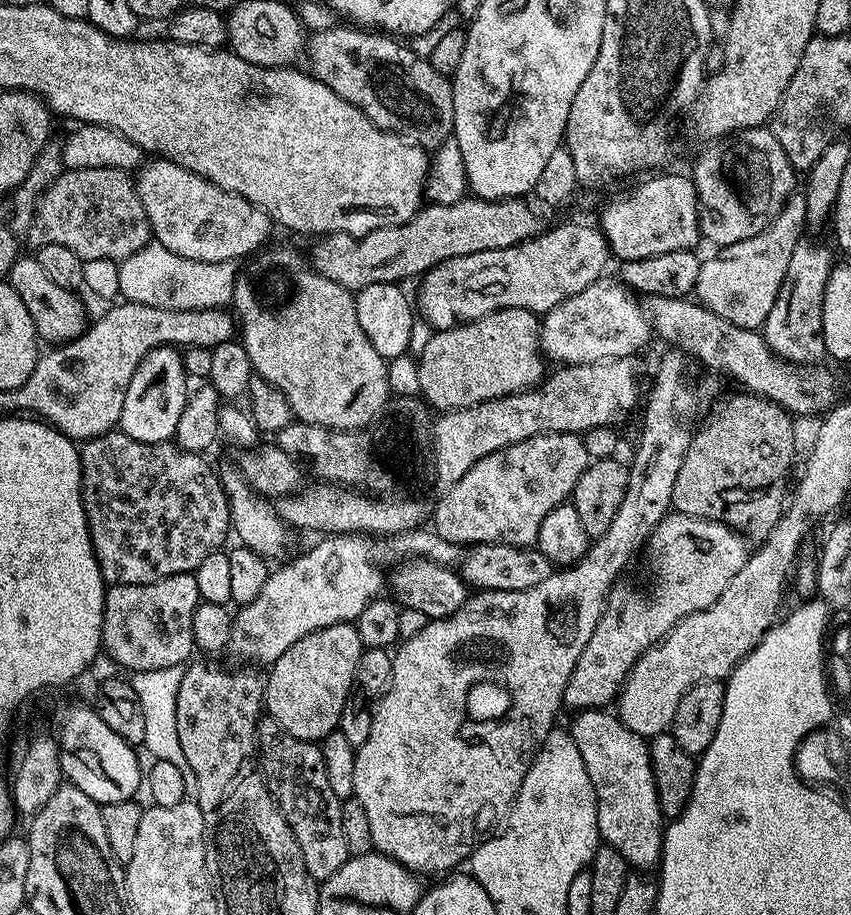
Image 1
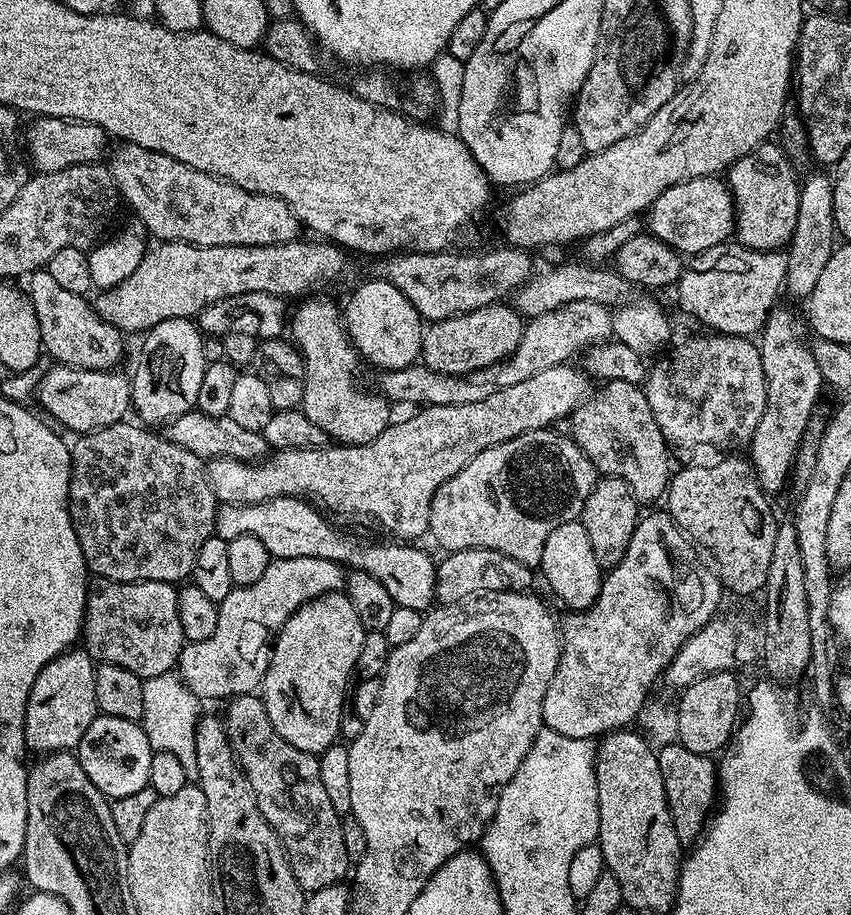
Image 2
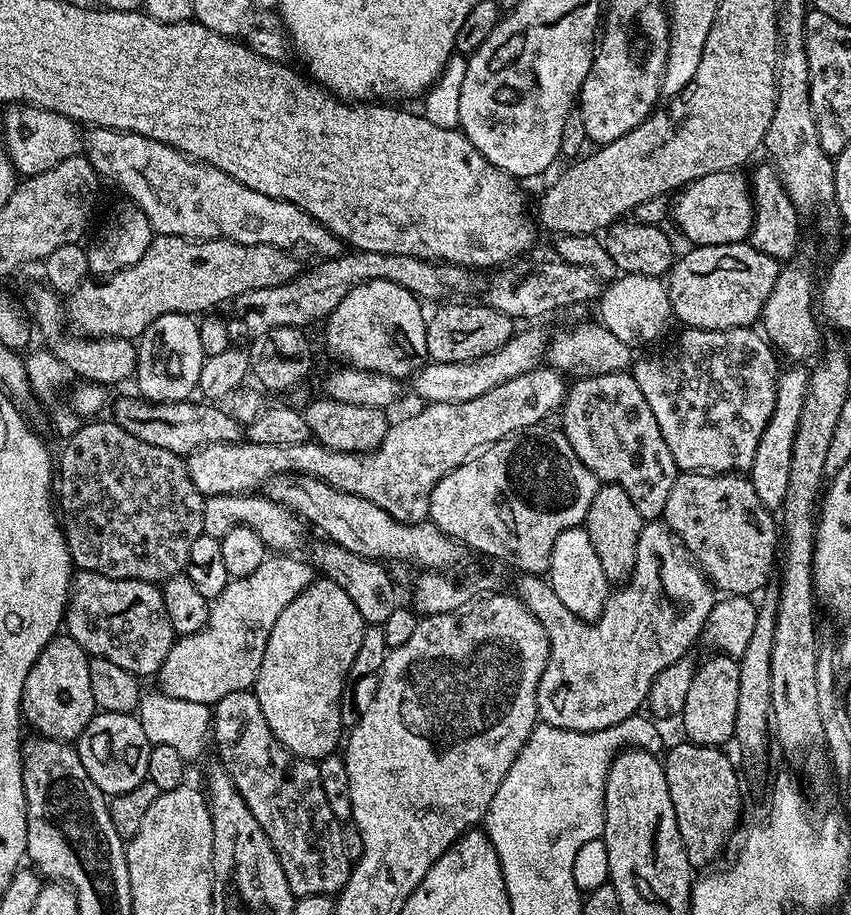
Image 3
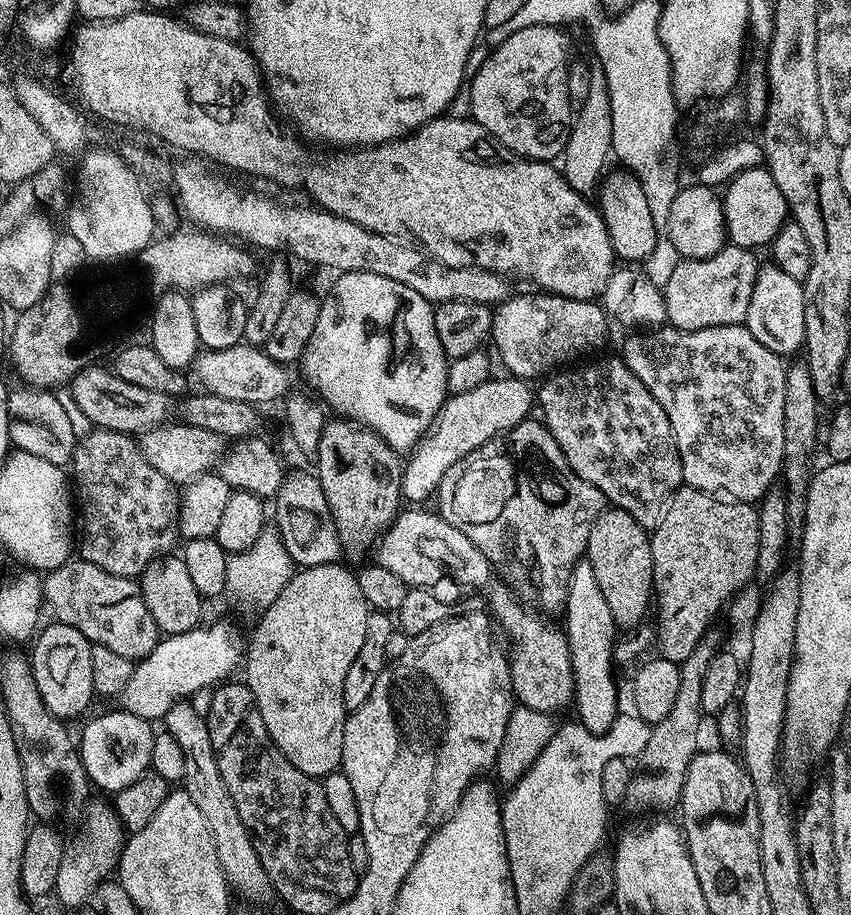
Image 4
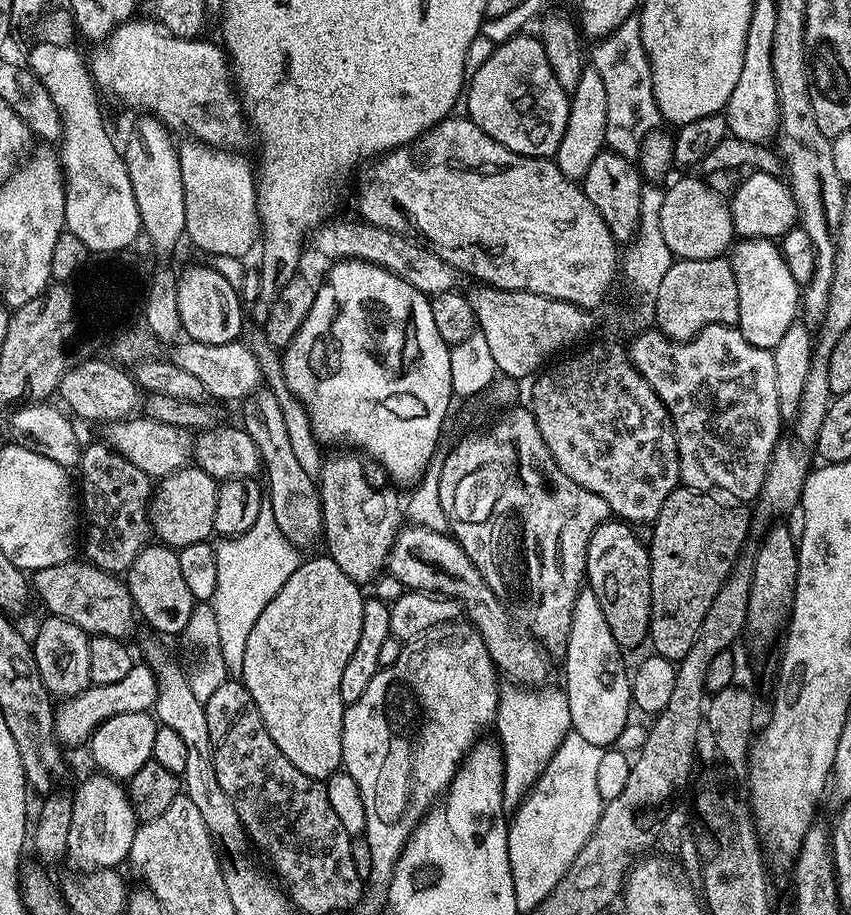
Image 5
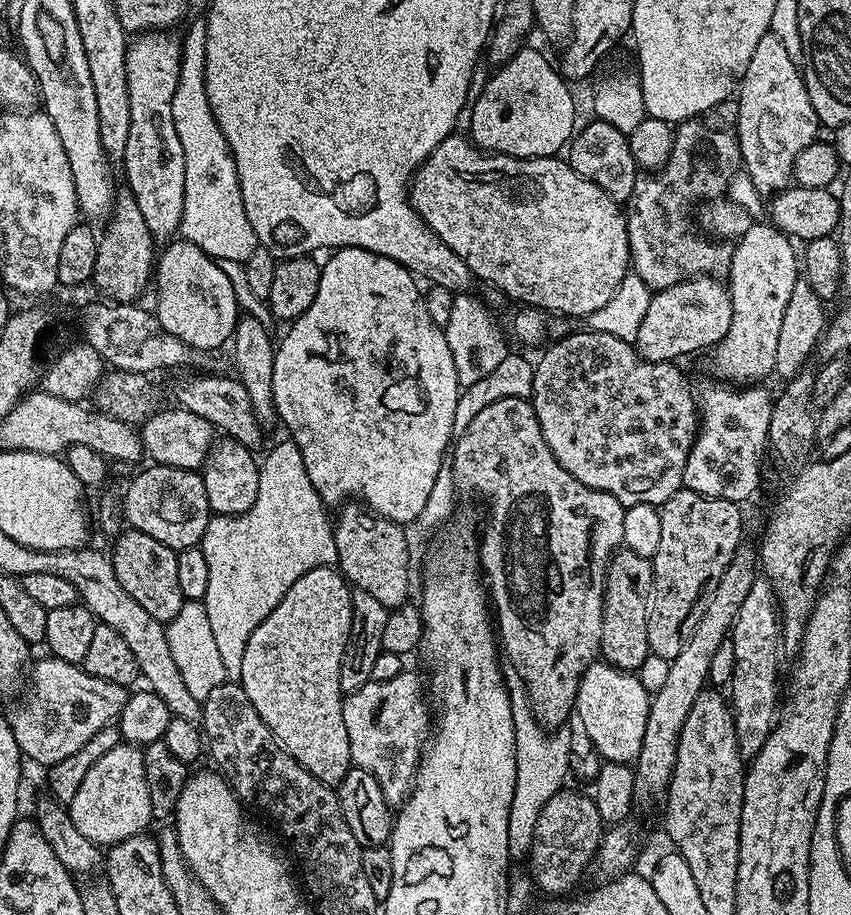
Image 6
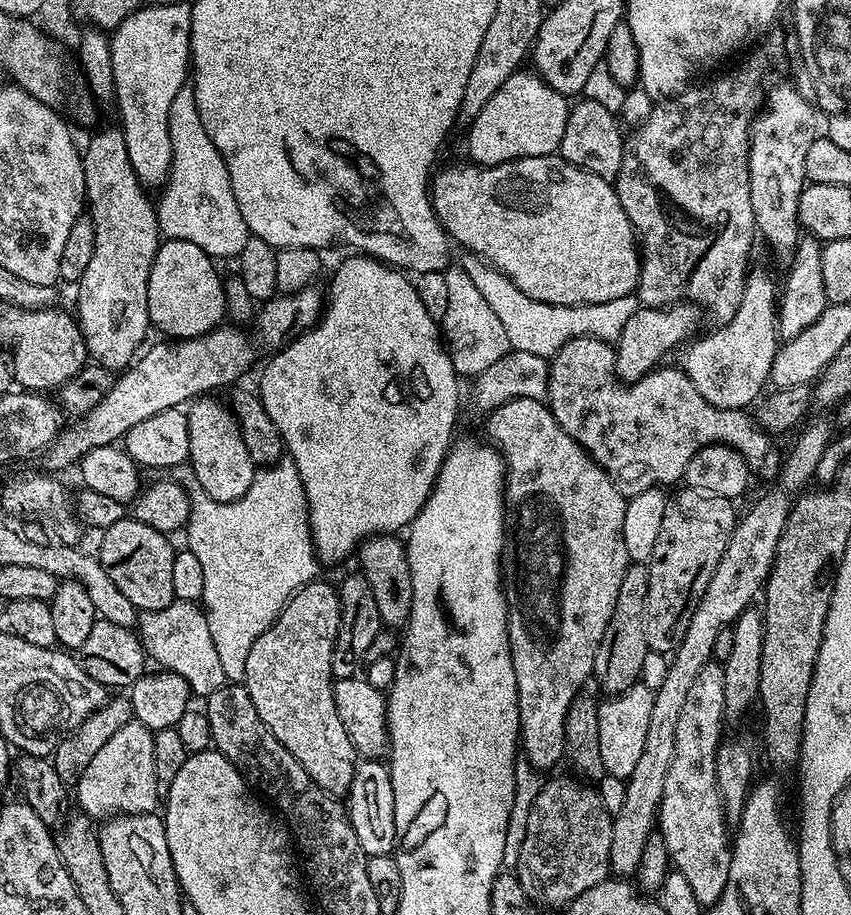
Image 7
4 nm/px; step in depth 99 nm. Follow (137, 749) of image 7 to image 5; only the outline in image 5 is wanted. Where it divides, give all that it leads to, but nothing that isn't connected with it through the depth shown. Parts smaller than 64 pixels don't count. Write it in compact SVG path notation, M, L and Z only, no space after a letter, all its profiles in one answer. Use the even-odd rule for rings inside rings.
M97 775L82 781L80 789L74 792L67 851L89 860L89 865L116 868L129 859L138 817L125 785L111 775Z

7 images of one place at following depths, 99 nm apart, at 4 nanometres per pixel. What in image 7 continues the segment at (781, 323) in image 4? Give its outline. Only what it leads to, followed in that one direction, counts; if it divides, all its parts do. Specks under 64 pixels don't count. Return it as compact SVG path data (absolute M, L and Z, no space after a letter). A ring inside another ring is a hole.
M762 268L751 269L744 284L742 303L738 306L734 318L724 325L719 325L712 334L692 342L694 344L687 350L682 367L706 402L720 409L744 410L749 407L748 404L754 404L761 397L762 388L765 384L767 386L771 379L774 354L780 345L777 298L778 286L777 283L775 286L773 278Z

